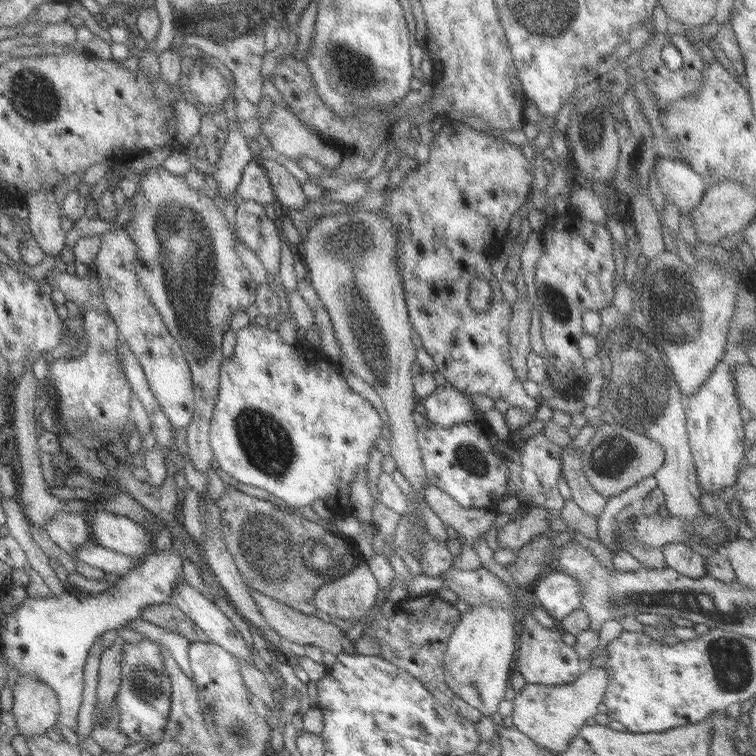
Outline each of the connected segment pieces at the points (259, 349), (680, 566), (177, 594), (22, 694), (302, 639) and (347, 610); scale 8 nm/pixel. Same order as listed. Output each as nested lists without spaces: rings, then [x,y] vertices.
[[[250,323],[246,328],[242,327],[236,333],[233,354],[221,363],[218,373],[218,393],[209,421],[208,443],[217,466],[226,472],[231,478],[249,484],[253,488],[261,488],[275,500],[283,500],[291,508],[307,508],[315,500],[323,500],[324,506],[333,516],[344,516],[352,513],[351,503],[349,502],[349,483],[355,476],[357,470],[363,470],[367,474],[369,454],[373,450],[375,440],[379,438],[383,423],[375,409],[367,399],[359,393],[351,391],[345,384],[345,379],[341,375],[340,366],[337,363],[322,356],[317,349],[310,345],[300,344],[296,346],[287,345],[277,334],[277,331]]]
[[[685,543],[664,544],[661,548],[664,564],[689,579],[706,575],[703,558]]]
[[[175,582],[168,603],[179,608],[179,612],[183,612],[189,620],[193,621],[195,627],[207,637],[209,644],[219,646],[240,662],[253,665],[253,658],[247,650],[245,640],[235,630],[235,626],[223,615],[221,609],[189,584],[181,582],[177,585]]]
[[[34,678],[16,679],[12,689],[11,715],[18,732],[18,745],[25,738],[45,735],[45,730],[55,728],[58,706],[55,693]]]
[[[249,590],[249,596],[251,596],[251,600],[255,602],[255,608],[259,610],[259,614],[261,614],[261,618],[263,618],[265,624],[267,624],[267,626],[269,626],[269,628],[271,628],[271,630],[273,630],[273,632],[288,645],[293,643],[301,647],[304,645],[313,646],[316,649],[320,649],[322,652],[328,652],[332,655],[340,653],[353,654],[351,640],[347,639],[341,633],[341,630],[337,629],[337,627],[330,622],[321,621],[315,616],[300,614],[299,612],[292,610],[283,604],[279,604],[279,602],[271,600],[267,596],[262,596],[253,590]]]
[[[365,561],[351,572],[318,587],[312,597],[316,610],[344,621],[357,621],[375,604],[378,587]]]

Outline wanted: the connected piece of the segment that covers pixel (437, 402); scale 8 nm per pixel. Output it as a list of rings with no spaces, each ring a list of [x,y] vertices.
[[[437,386],[421,403],[425,408],[424,418],[441,428],[467,422],[475,412],[469,401],[469,394],[453,387]]]

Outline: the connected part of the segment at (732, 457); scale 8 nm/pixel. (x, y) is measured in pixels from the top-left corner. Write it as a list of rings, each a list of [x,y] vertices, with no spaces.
[[[734,346],[733,351],[724,355],[715,365],[707,381],[699,390],[689,396],[683,396],[686,437],[695,469],[695,478],[700,494],[720,495],[724,488],[736,481],[739,464],[744,460],[747,444],[744,440],[743,421],[739,417],[739,403],[735,396],[732,368],[748,363],[743,350]]]

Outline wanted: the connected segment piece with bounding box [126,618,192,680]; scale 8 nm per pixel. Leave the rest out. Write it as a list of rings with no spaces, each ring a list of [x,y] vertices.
[[[139,618],[126,622],[126,624],[129,625],[129,629],[133,632],[145,637],[146,640],[157,643],[159,647],[163,647],[167,653],[171,654],[171,659],[176,662],[180,671],[192,680],[186,658],[187,641],[183,638],[183,636],[159,629],[157,626],[148,624],[148,622],[140,620]]]

